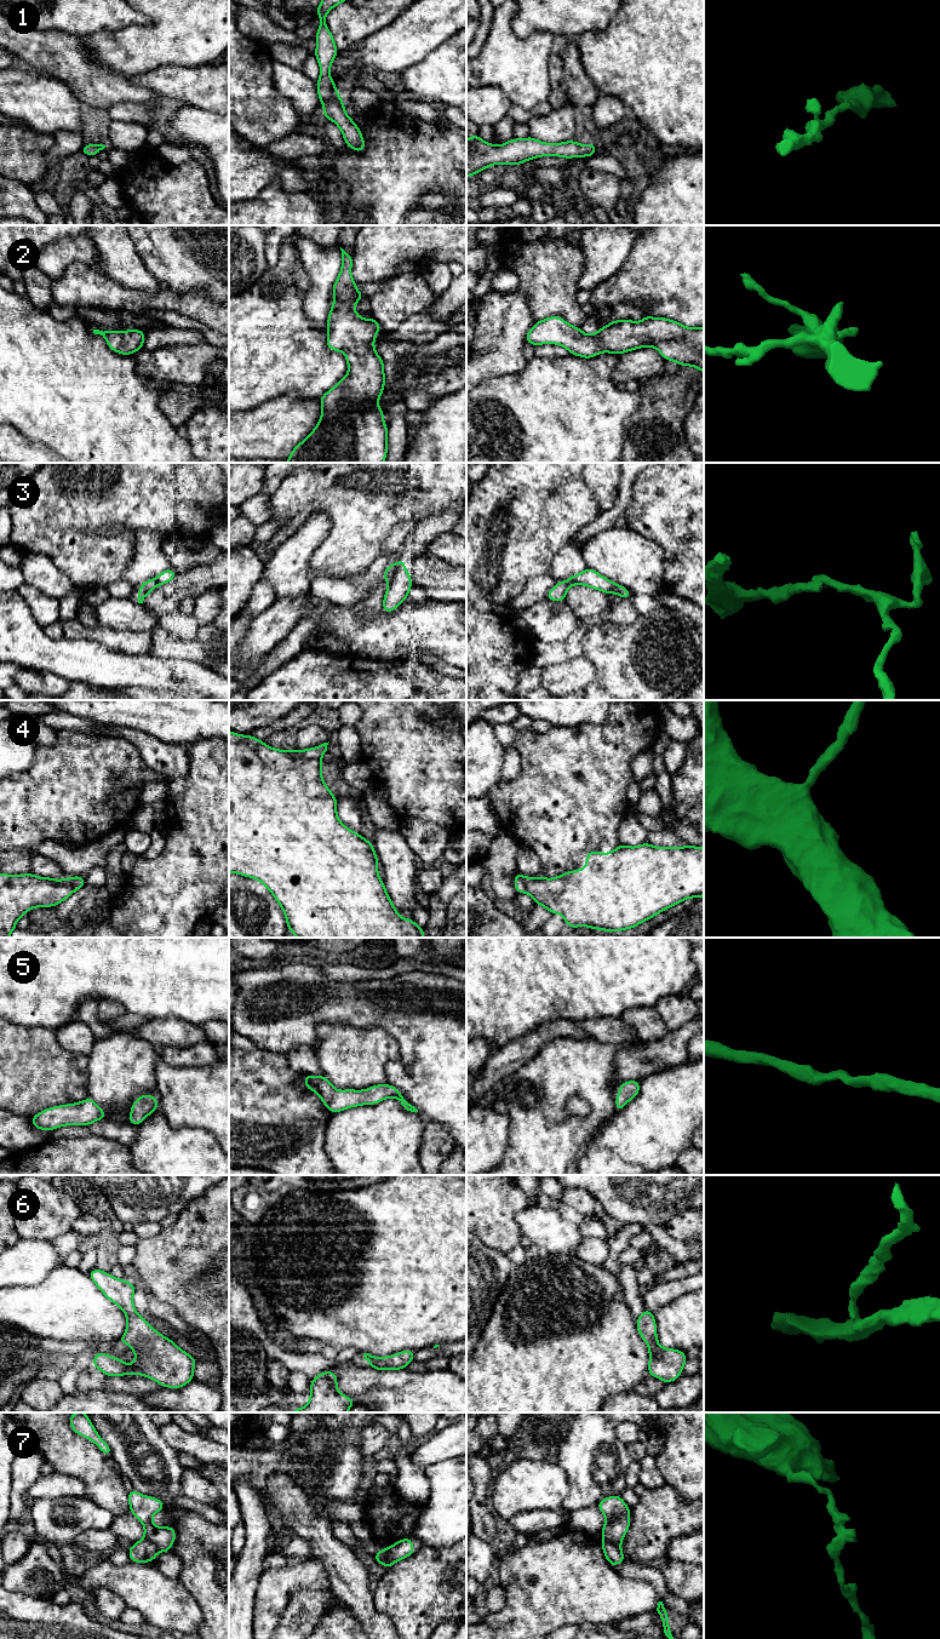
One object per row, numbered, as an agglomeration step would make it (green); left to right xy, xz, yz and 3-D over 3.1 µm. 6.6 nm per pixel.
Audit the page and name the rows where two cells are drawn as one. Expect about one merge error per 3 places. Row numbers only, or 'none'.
3, 7

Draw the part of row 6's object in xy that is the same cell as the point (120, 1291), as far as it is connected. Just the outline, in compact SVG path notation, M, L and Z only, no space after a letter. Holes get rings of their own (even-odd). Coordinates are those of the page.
M97 1267L88 1277L104 1296L126 1314L126 1331L118 1342L132 1347L136 1354L134 1362L127 1365L124 1359L98 1351L93 1357L92 1368L99 1369L108 1377L143 1375L166 1388L180 1388L191 1382L197 1360L137 1313L133 1306L136 1285Z

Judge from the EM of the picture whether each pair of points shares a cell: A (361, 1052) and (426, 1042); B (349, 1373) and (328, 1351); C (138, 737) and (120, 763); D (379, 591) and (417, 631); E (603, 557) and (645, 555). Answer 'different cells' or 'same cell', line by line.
A: different cells
B: different cells
C: different cells
D: different cells
E: same cell

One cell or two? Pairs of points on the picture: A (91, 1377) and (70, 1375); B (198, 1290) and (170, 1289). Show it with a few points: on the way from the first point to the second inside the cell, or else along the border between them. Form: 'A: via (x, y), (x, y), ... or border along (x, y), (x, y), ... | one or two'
A: border along (91, 1365), (80, 1373), (76, 1380), (76, 1390) | two
B: border along (206, 1268), (184, 1294), (199, 1306) | two

